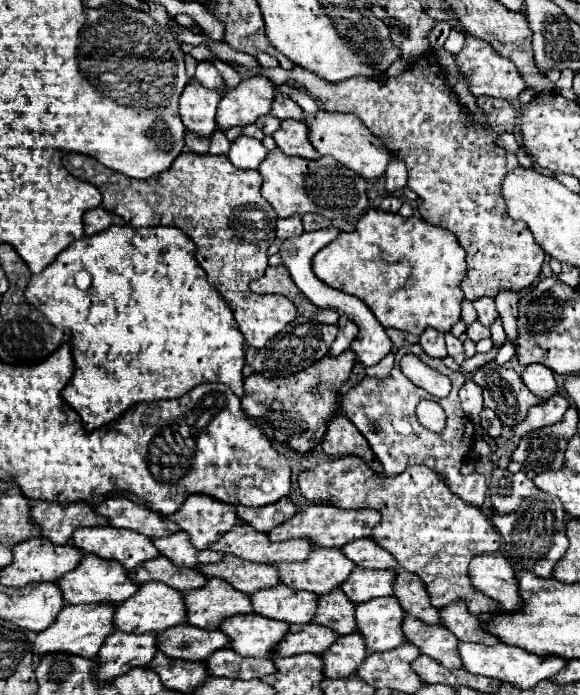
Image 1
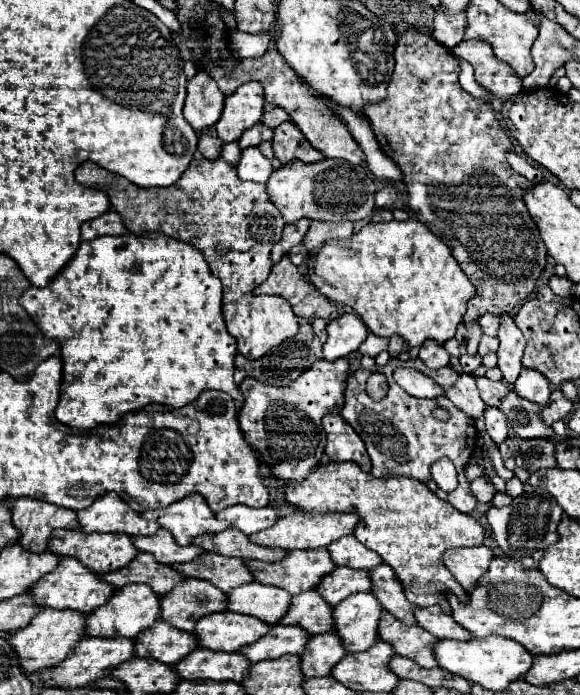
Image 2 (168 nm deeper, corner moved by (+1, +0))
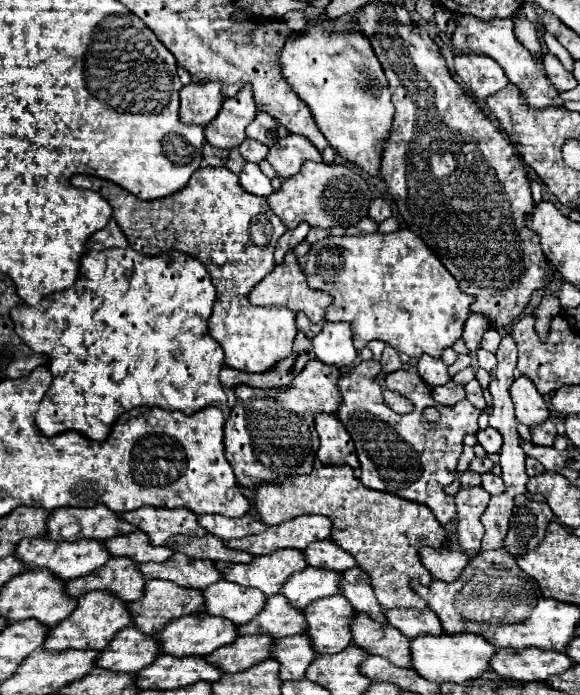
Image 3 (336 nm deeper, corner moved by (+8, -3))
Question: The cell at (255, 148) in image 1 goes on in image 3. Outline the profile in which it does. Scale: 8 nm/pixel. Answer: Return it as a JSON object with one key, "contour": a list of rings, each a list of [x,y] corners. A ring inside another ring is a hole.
{"contour":[[[246,162],[242,172],[238,174],[240,178],[240,184],[242,188],[246,188],[250,194],[256,194],[256,196],[268,196],[272,192],[272,184],[270,184],[270,178],[266,178],[260,170],[258,164],[252,164],[252,162]]]}

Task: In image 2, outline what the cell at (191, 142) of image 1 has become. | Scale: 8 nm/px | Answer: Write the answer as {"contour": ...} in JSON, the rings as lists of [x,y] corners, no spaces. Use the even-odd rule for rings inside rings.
{"contour":[[[207,127],[205,131],[201,131],[201,135],[199,135],[199,153],[205,159],[217,159],[221,155],[221,147],[223,147],[223,141],[219,141],[219,137],[215,133],[215,127]]]}

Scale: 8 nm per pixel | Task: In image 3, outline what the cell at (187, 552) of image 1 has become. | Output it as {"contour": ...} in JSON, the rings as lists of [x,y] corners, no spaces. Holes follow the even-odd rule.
{"contour":[[[136,530],[132,534],[120,534],[116,538],[110,538],[104,542],[104,546],[108,548],[108,552],[112,556],[128,556],[138,564],[164,562],[174,554],[174,550],[168,546],[152,546],[148,536],[140,530]]]}

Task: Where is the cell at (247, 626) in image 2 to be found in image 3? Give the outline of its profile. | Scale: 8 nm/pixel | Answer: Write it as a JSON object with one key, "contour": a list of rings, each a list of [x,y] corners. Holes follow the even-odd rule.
{"contour":[[[188,614],[172,620],[168,628],[156,634],[162,652],[176,658],[182,656],[208,656],[220,646],[236,640],[236,624],[212,614]]]}

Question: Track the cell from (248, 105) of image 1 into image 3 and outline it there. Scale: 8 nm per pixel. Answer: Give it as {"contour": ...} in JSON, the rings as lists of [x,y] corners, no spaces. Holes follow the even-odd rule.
{"contour":[[[248,84],[240,88],[234,98],[226,98],[218,116],[204,128],[206,142],[216,148],[236,148],[244,142],[246,126],[256,116],[256,104]]]}

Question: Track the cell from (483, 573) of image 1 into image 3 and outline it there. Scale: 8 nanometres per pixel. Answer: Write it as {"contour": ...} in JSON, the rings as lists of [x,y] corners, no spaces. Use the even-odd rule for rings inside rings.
{"contour":[[[420,548],[420,558],[422,558],[422,564],[432,572],[432,576],[442,582],[458,580],[462,570],[470,562],[464,552],[454,548],[430,550],[428,554],[426,554],[426,548]]]}

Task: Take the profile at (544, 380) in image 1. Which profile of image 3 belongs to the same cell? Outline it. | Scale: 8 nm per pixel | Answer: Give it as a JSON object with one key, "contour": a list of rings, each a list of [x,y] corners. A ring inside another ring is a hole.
{"contour":[[[518,376],[514,380],[510,388],[510,396],[514,402],[518,422],[526,426],[536,426],[550,416],[546,400],[542,398],[540,392],[536,392],[536,386],[526,376]]]}

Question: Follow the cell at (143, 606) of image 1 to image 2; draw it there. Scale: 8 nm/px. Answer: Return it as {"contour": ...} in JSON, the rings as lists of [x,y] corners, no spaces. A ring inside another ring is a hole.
{"contour":[[[125,585],[113,591],[111,599],[87,615],[85,635],[87,637],[127,637],[133,639],[137,633],[147,629],[159,619],[159,597],[147,589],[147,585]]]}

